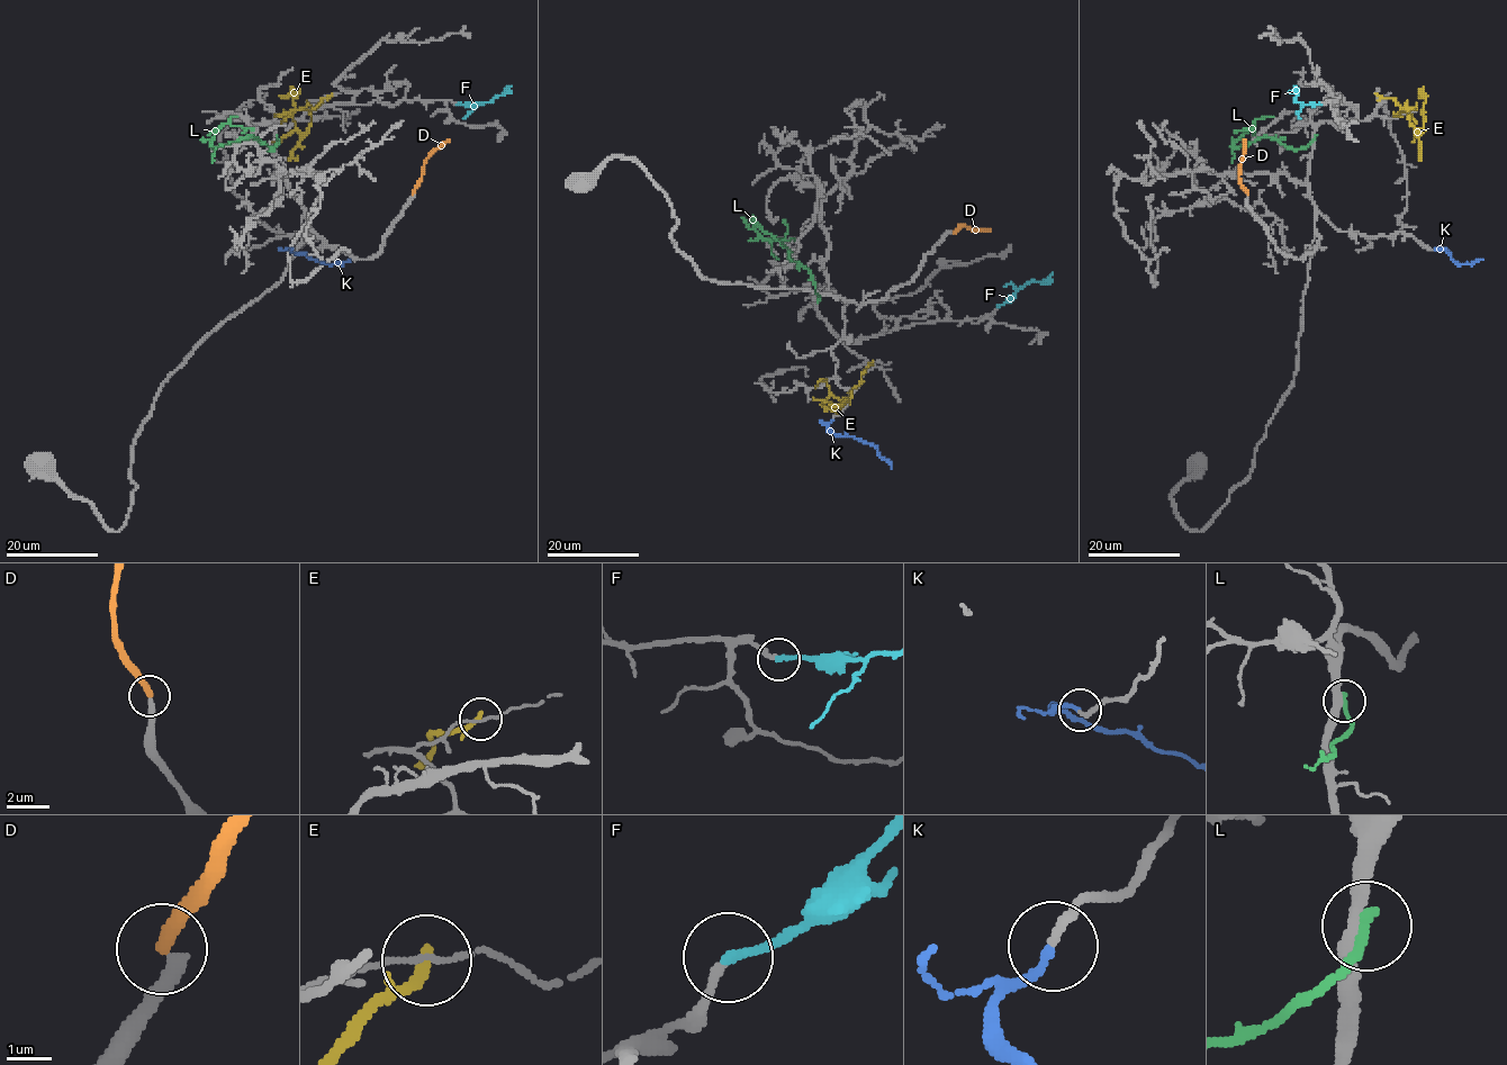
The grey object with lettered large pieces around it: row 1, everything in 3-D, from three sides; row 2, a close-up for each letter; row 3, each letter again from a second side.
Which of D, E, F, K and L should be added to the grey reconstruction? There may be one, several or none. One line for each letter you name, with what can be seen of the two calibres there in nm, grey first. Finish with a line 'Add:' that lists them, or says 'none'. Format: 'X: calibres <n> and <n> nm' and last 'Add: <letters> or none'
F: calibres 190 and 200 nm
K: calibres 200 and 170 nm
Add: F, K

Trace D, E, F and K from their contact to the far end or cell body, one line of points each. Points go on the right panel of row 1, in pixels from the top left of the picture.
D: (1247, 192), (1239, 179), (1244, 138)
E: (1377, 95), (1392, 98), (1406, 111), (1418, 135), (1424, 125), (1425, 98), (1418, 95)
F: (1319, 104), (1297, 102), (1297, 96), (1288, 92)
K: (1434, 250), (1449, 253), (1458, 264), (1482, 260)

